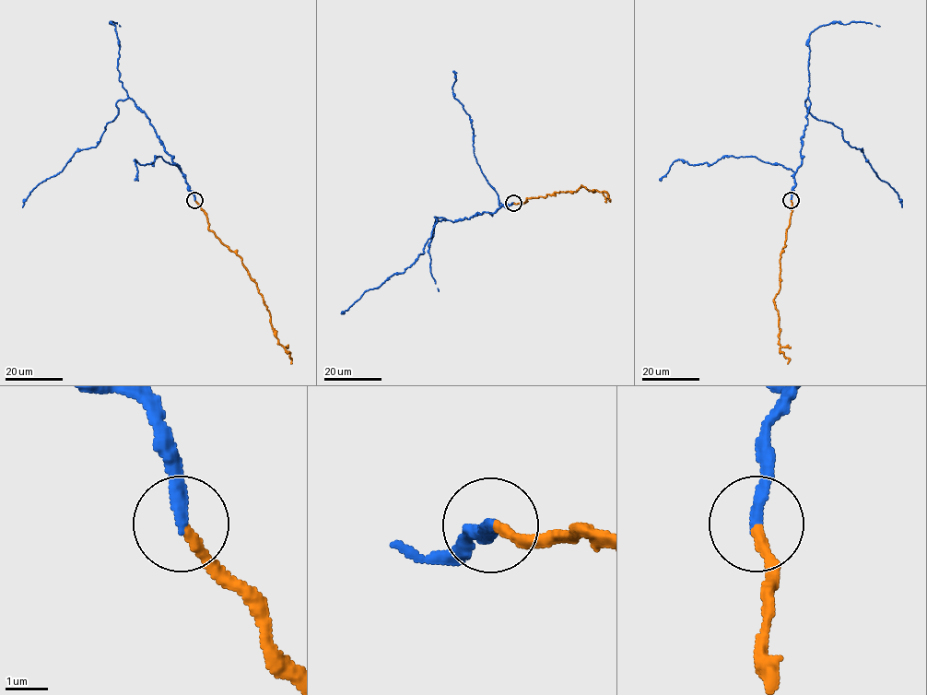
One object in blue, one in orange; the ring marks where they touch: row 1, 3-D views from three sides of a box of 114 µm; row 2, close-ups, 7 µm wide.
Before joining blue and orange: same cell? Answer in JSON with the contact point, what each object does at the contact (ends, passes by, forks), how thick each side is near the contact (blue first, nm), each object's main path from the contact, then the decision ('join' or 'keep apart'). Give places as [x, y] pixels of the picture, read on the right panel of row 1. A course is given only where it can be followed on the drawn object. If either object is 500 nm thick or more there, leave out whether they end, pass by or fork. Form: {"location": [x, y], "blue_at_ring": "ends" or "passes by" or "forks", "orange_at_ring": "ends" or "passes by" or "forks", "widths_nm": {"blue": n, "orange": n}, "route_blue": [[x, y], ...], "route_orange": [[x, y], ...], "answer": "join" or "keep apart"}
{"location": [791, 200], "blue_at_ring": "ends", "orange_at_ring": "ends", "widths_nm": {"blue": 280, "orange": 240}, "route_blue": [[791, 199], [808, 98], [812, 114], [841, 130], [901, 207]], "route_orange": [[791, 199], [790, 226], [780, 258], [780, 288], [773, 299], [779, 317], [780, 350], [789, 359], [787, 363]], "answer": "join"}

